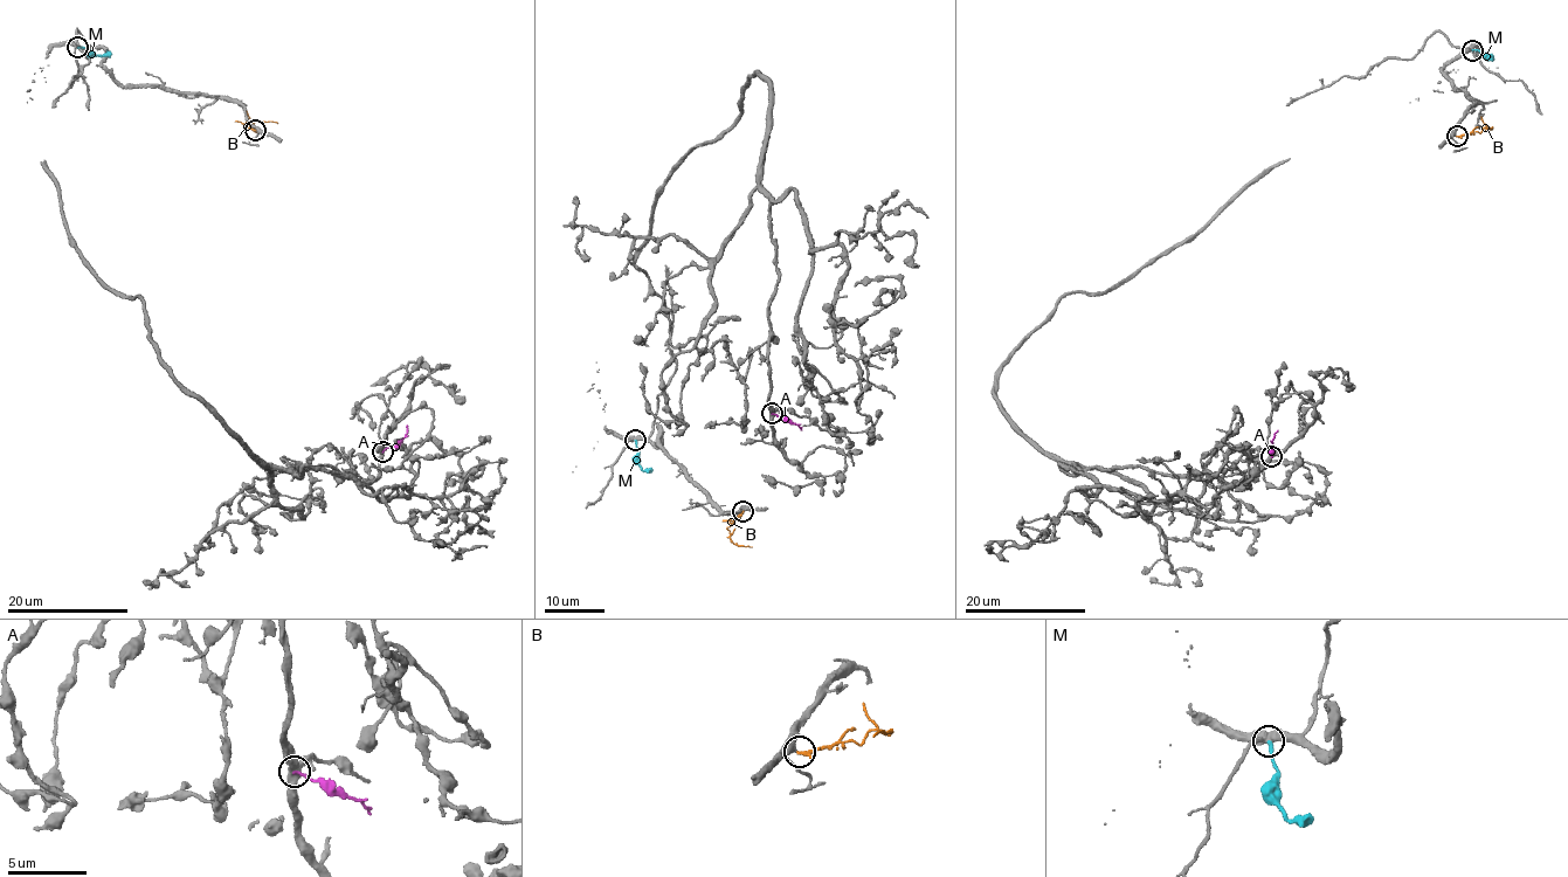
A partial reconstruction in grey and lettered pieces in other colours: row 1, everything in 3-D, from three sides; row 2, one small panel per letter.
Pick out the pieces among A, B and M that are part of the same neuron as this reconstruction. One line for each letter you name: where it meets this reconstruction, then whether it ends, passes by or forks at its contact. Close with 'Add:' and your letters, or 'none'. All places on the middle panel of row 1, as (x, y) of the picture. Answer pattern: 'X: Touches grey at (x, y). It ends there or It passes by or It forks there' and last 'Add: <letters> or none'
B: Touches grey at (743, 511). It ends there
Add: B

